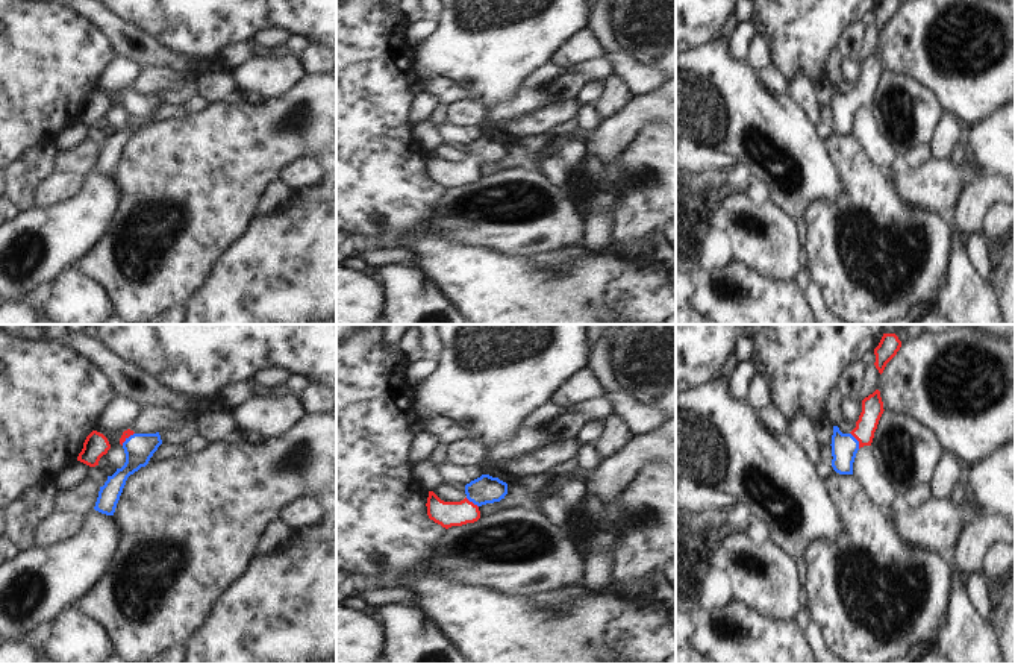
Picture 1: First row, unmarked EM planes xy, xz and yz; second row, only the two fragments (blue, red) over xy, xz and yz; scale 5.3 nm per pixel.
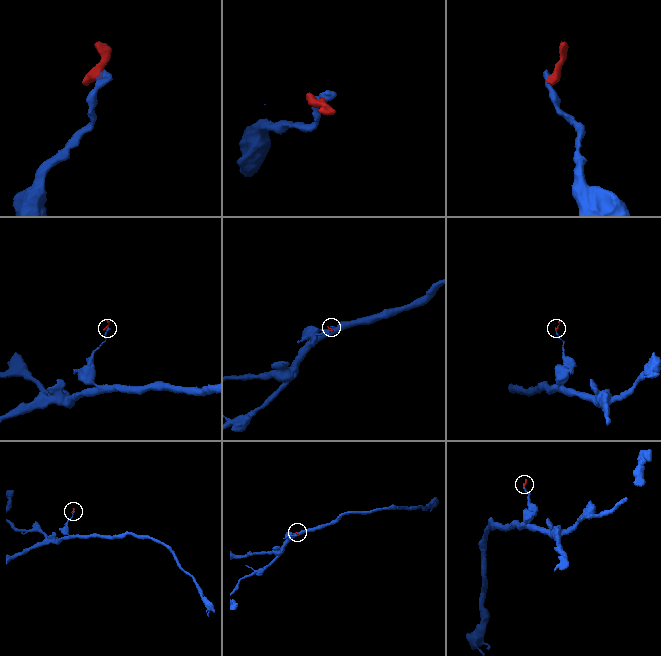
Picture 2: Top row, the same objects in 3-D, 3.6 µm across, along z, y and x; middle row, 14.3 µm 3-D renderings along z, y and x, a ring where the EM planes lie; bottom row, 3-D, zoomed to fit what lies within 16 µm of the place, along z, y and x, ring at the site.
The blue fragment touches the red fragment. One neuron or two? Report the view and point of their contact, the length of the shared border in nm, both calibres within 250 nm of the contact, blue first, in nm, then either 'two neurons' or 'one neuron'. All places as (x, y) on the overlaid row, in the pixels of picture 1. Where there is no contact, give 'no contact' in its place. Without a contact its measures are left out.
meets blue in yz at (856, 440); contact 100 nm long; 140 nm thick on the blue side, 110 nm on the other; one neuron

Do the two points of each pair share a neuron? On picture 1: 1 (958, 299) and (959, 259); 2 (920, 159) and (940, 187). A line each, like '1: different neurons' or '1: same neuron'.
1: same neuron
2: different neurons

